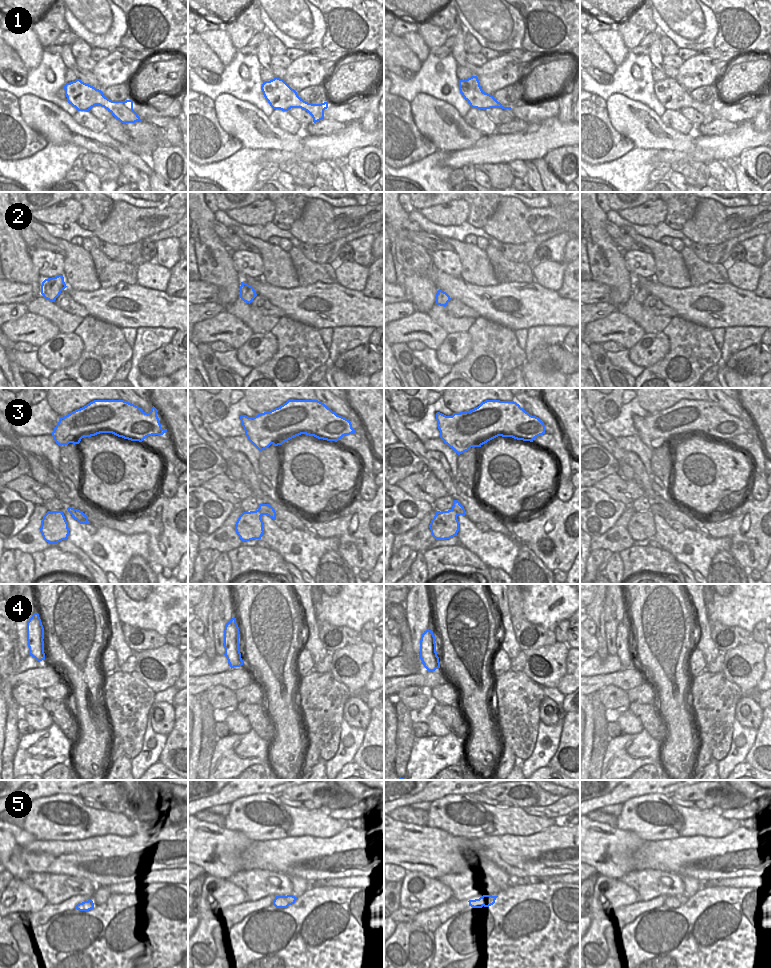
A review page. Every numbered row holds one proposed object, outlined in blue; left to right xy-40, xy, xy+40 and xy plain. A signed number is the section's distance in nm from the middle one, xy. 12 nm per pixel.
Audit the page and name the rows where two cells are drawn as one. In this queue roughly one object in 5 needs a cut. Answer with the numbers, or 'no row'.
no row

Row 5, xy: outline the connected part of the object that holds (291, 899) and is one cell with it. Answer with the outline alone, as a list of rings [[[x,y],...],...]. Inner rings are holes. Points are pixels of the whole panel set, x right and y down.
[[[293,895],[276,896],[276,898],[273,901],[273,905],[276,908],[287,908],[289,905],[294,904],[296,899],[297,898]]]

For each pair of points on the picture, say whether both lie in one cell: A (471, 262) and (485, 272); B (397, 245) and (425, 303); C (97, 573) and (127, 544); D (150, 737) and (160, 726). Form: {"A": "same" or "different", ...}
{"A": "same", "B": "same", "C": "different", "D": "different"}

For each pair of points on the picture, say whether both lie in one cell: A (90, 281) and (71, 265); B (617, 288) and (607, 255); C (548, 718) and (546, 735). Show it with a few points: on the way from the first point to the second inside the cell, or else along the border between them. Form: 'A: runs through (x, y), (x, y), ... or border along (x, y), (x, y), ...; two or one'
A: runs through (85, 279), (76, 270); one
B: runs through (617, 280), (617, 277), (608, 267), (608, 263); one
C: border along (563, 718), (553, 725), (545, 725), (540, 721); two

